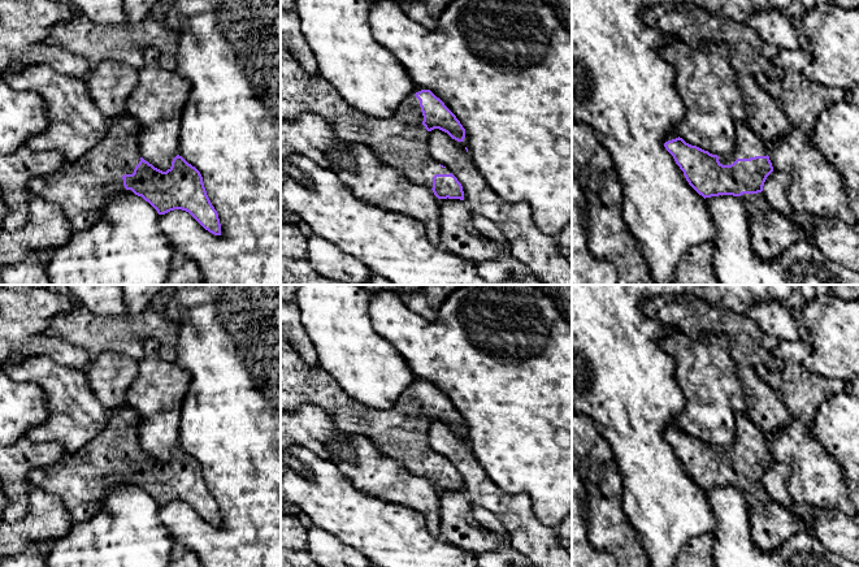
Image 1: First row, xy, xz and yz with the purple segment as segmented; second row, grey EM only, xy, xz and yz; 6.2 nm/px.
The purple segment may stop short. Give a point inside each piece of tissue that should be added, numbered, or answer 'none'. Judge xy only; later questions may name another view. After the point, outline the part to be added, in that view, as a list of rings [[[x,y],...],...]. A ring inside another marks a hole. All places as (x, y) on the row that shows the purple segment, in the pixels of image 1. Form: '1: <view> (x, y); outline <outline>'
1: xy (82, 189); outline [[[129,114],[116,117],[94,148],[51,176],[31,178],[29,190],[57,204],[74,230],[88,229],[114,195],[133,192],[125,189],[122,177],[134,173],[140,157],[138,122]]]

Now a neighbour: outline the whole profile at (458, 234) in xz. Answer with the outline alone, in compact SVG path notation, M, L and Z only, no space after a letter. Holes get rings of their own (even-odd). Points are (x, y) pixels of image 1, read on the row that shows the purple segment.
M439 199L441 247L470 261L496 260L506 247L480 233L472 221L472 211L460 199Z

